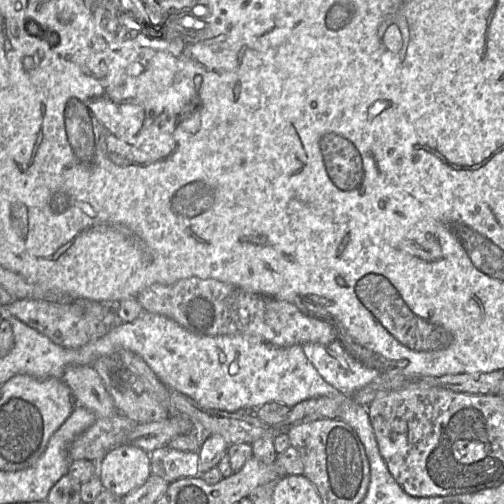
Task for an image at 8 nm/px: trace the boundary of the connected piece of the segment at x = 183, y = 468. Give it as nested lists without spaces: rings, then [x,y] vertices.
[[[167,445],[150,453],[150,463],[151,473],[168,483],[199,475],[198,451],[179,451]]]

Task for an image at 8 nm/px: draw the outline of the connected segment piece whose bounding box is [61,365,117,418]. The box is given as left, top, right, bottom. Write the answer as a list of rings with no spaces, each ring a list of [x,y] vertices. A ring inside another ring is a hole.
[[[72,365],[62,377],[74,393],[78,405],[92,411],[97,418],[115,415],[117,409],[100,376],[91,365]]]

